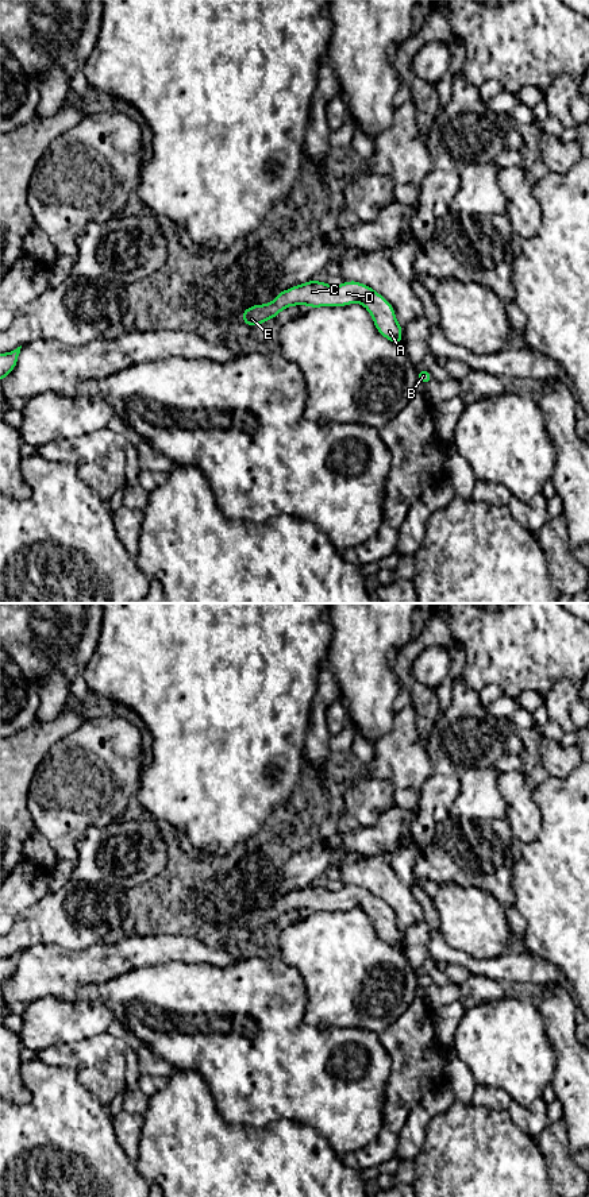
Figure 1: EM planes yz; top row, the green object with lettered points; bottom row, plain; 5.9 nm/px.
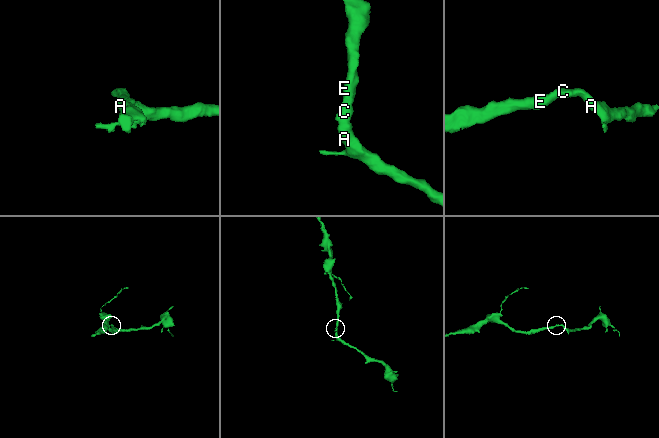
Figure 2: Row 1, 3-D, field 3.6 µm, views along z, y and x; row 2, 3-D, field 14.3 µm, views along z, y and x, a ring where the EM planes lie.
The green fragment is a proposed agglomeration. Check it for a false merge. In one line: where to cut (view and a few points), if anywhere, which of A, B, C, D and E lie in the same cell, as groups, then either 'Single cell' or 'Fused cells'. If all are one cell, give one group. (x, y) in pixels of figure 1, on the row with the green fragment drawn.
No split. Groups: A B C D E. Single cell

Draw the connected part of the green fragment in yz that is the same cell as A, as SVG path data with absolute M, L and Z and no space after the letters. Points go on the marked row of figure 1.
M315 279L293 286L277 294L276 300L265 305L254 305L242 313L242 320L257 327L290 305L319 306L343 306L361 302L372 314L377 331L393 343L403 344L403 328L396 320L393 306L367 285L350 281L342 285L331 286Z

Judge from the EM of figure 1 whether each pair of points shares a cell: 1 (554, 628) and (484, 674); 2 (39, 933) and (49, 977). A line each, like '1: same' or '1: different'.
1: same
2: different

